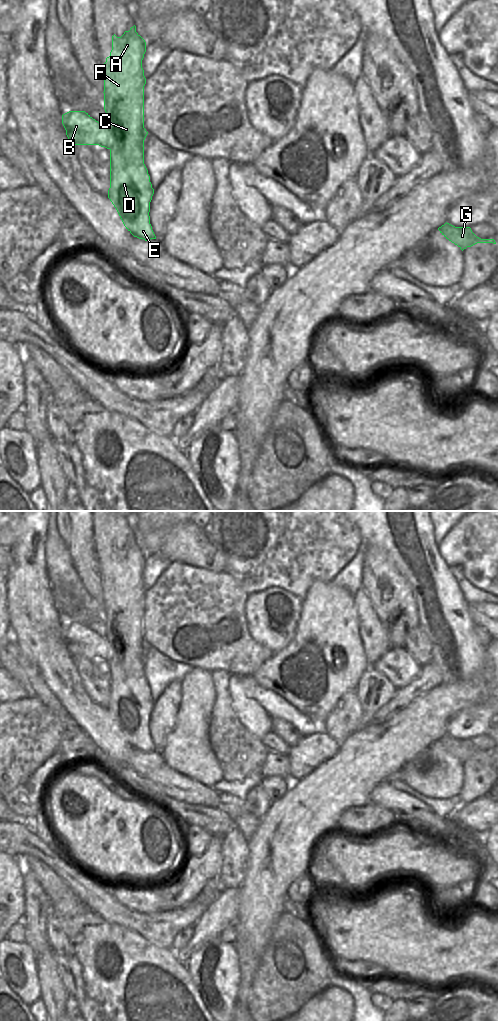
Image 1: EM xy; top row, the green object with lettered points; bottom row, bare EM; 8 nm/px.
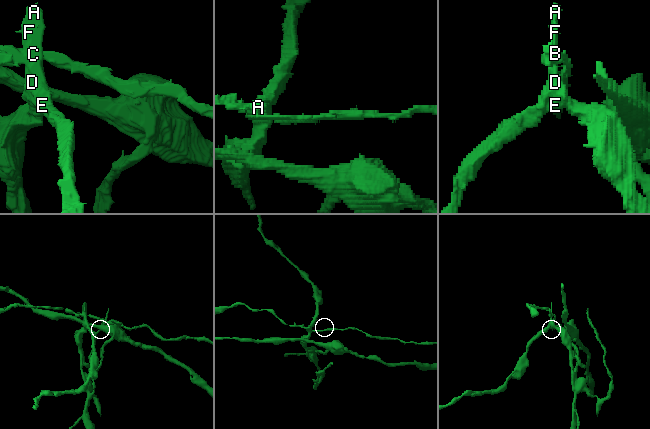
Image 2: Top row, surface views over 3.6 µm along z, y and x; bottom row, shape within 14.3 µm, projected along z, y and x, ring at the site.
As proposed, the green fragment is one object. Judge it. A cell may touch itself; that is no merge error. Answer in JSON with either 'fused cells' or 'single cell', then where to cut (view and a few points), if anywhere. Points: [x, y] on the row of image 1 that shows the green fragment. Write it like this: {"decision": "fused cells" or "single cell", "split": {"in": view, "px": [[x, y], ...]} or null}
{"decision": "fused cells", "split": {"in": "xy", "px": [[105, 123], [115, 136], [115, 143], [110, 149]]}}

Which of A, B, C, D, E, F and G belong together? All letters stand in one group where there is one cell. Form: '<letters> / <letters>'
A C D E F / B G

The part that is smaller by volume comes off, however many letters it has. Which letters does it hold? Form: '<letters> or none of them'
B, G

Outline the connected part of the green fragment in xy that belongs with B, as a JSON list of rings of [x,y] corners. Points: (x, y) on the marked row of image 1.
[[[69,111],[62,115],[62,124],[70,144],[99,145],[111,149],[116,136],[106,123],[99,123],[85,111]]]

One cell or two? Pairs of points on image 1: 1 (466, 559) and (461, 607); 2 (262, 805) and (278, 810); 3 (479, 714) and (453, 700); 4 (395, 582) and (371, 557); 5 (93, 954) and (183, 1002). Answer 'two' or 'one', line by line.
1: two
2: two
3: two
4: one
5: one

